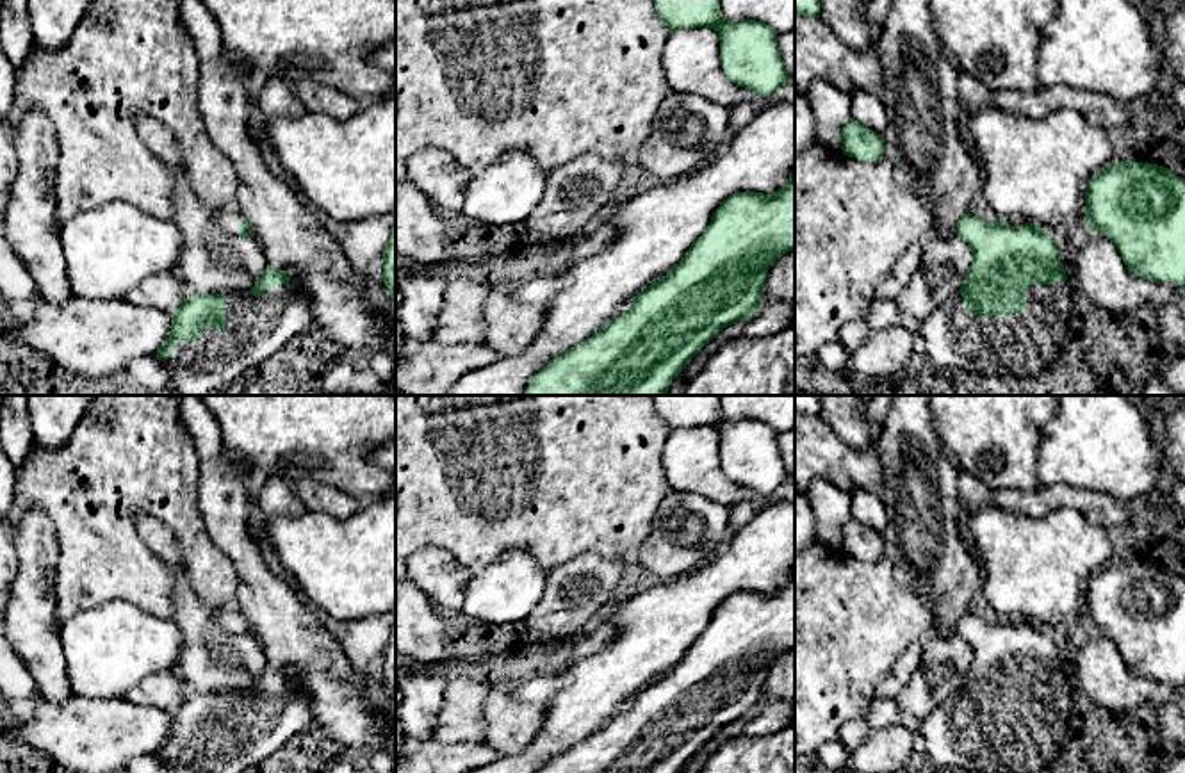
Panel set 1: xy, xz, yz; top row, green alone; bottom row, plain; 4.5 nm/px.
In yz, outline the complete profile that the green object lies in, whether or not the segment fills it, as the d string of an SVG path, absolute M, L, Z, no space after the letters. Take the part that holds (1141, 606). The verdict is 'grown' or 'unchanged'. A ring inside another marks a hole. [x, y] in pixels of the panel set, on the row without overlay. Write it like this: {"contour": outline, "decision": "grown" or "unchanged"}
{"contour": "M1114 561L1089 579L1083 622L1116 643L1132 673L1185 689L1185 577L1158 563Z", "decision": "grown"}

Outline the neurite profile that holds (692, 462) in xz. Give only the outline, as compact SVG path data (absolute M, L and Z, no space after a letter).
M697 426L670 431L661 463L674 492L693 492L727 508L754 495L752 490L725 474L720 436L713 427Z

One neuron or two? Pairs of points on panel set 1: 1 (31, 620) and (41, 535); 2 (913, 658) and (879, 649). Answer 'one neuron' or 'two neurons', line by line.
1: one neuron
2: two neurons

